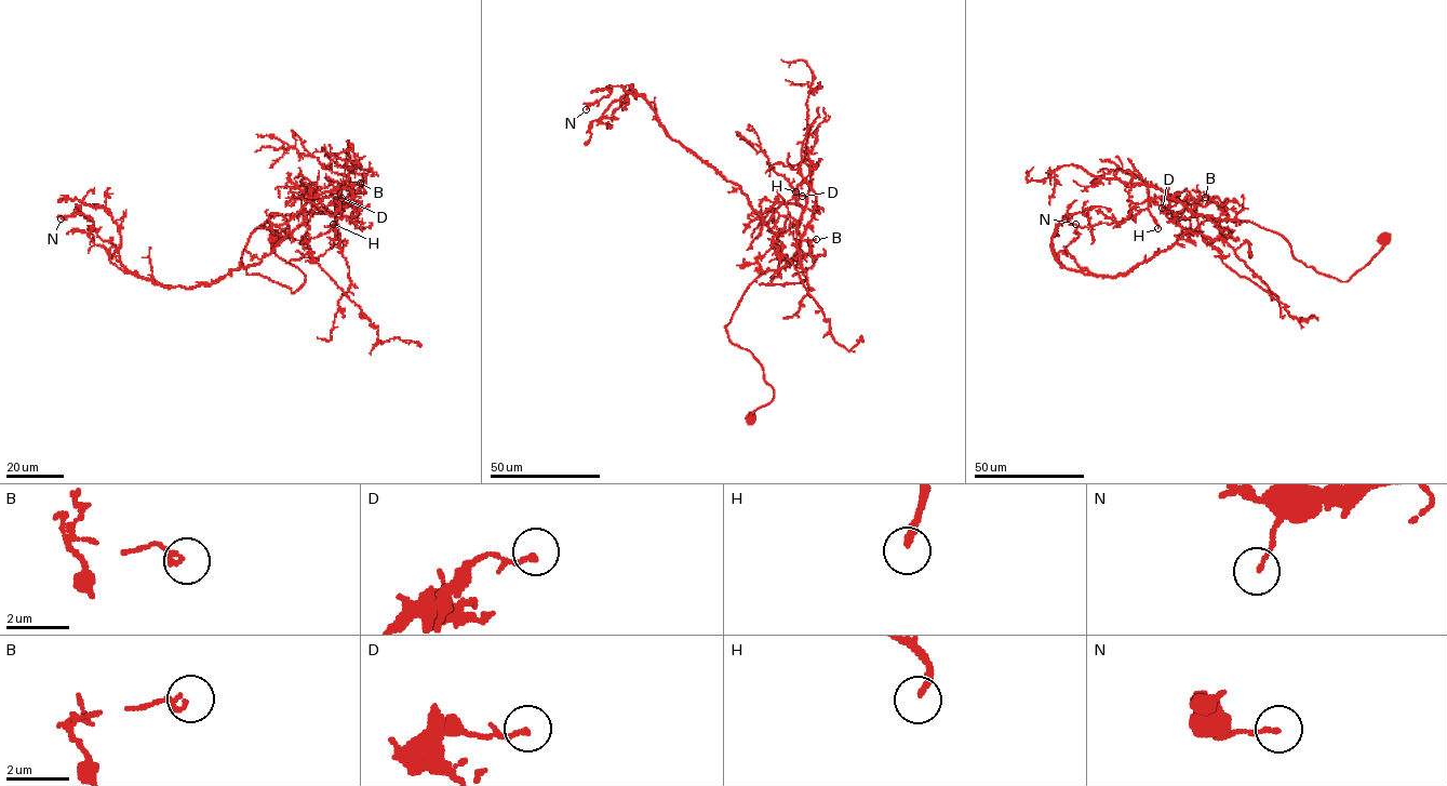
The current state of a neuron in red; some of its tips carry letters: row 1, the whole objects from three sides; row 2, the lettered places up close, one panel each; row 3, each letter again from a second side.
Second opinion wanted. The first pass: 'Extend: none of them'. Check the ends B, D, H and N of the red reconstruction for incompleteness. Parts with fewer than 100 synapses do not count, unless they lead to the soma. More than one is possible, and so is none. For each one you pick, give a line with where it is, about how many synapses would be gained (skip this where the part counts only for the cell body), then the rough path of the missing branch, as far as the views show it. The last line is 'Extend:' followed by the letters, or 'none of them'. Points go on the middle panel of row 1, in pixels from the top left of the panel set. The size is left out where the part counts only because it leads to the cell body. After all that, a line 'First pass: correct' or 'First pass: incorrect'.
Extend: none of them
First pass: correct

